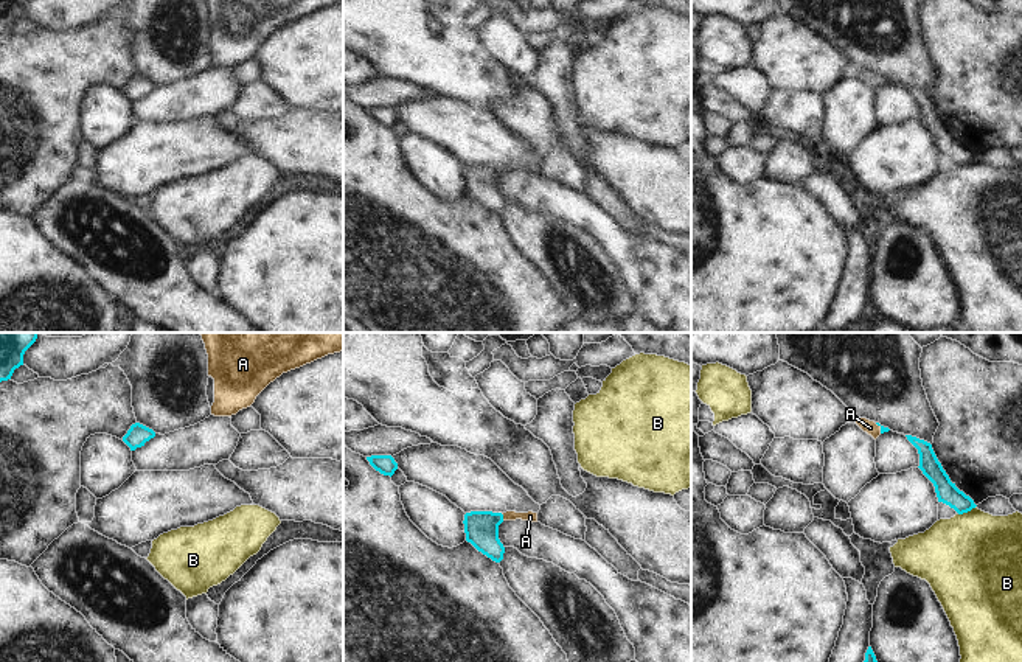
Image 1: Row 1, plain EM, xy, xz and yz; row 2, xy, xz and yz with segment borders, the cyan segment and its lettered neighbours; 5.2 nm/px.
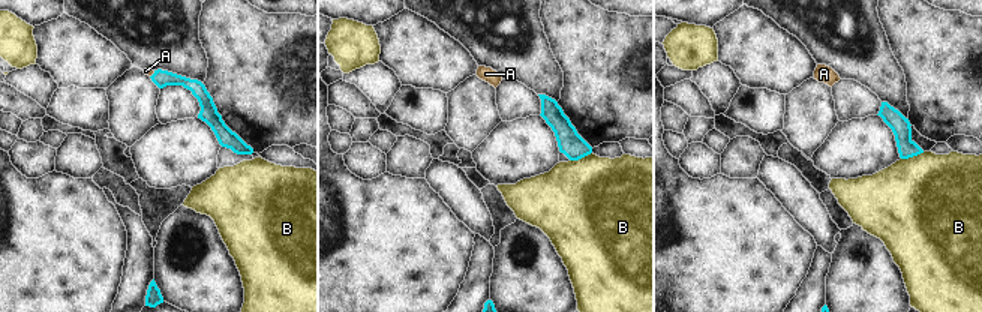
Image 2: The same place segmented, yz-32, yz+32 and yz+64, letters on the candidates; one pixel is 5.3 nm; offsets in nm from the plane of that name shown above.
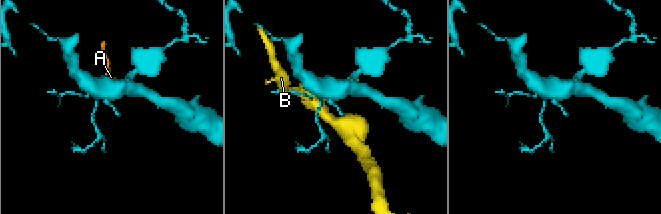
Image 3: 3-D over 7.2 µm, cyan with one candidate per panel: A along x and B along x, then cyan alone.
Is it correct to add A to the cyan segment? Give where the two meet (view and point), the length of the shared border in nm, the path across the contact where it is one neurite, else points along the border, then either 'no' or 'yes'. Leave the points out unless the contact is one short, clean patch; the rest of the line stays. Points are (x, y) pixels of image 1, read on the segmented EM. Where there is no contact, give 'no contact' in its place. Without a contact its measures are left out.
contact xz (502, 516); length 40 nm; way xz (482, 527), (502, 516), (530, 516); yes

